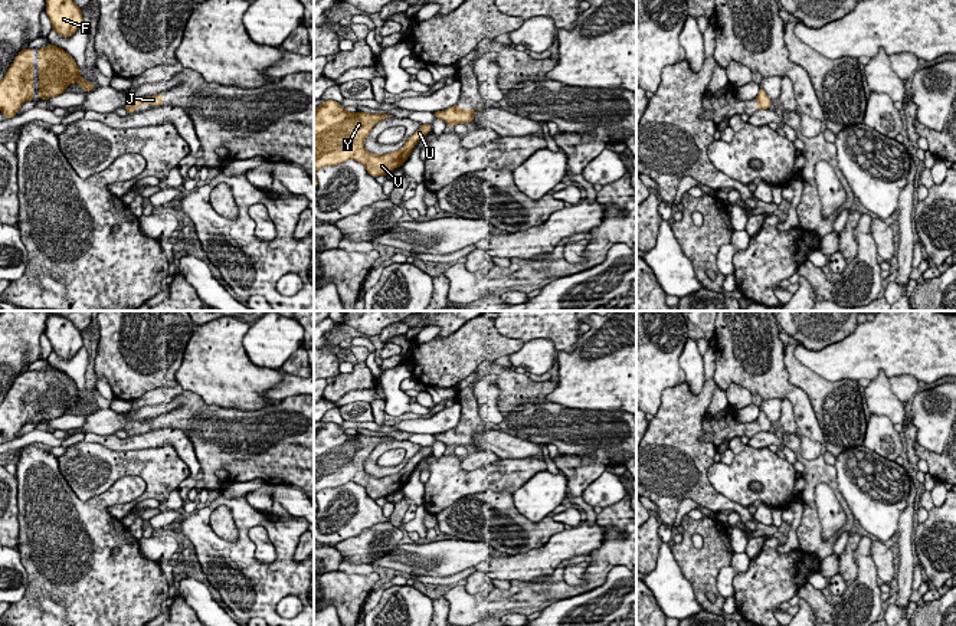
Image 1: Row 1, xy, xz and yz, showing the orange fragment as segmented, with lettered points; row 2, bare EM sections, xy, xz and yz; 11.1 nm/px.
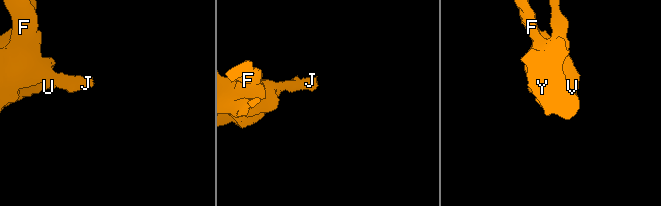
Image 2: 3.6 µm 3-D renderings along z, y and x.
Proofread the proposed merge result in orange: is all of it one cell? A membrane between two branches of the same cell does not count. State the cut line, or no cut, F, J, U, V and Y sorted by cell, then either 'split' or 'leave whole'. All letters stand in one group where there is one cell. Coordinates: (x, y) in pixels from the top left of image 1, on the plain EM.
no cut | F J U V Y | leave whole

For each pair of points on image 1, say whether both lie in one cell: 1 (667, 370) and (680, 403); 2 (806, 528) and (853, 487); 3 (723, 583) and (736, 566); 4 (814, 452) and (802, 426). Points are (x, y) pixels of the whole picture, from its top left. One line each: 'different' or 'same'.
1: different
2: different
3: same
4: different

